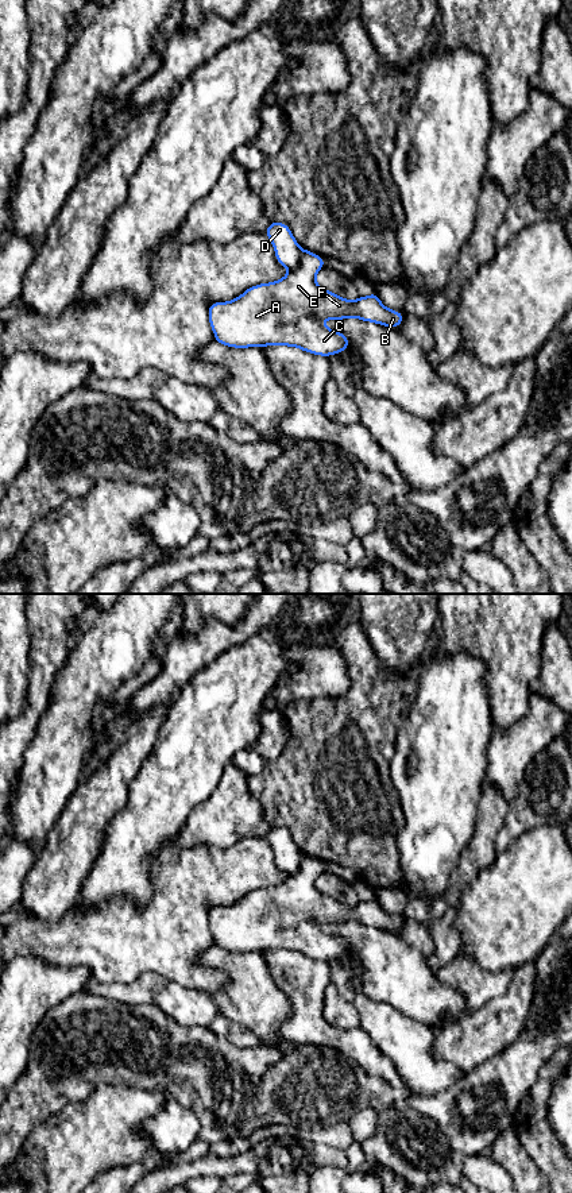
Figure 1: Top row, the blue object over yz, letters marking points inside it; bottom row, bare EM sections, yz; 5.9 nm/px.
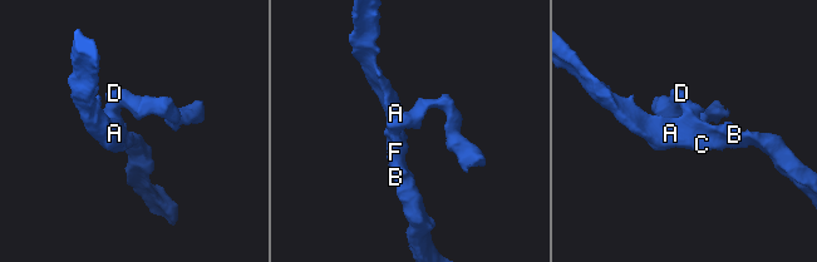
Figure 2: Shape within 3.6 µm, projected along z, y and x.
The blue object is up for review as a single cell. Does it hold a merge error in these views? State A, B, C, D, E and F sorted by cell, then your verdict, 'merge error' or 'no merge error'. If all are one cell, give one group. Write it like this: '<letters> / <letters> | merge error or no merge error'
A B C E F / D | merge error

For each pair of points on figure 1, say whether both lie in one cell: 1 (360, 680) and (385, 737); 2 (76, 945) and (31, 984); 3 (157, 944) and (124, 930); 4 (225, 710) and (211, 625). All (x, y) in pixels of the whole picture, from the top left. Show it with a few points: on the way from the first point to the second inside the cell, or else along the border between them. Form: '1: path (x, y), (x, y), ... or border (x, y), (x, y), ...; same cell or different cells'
1: path (374, 694), (375, 713), (379, 724); same cell
2: border (23, 956), (37, 956), (61, 966), (85, 968); different cells
3: path (149, 939), (132, 938); same cell
4: border (244, 641), (231, 645), (219, 653), (193, 678); different cells

